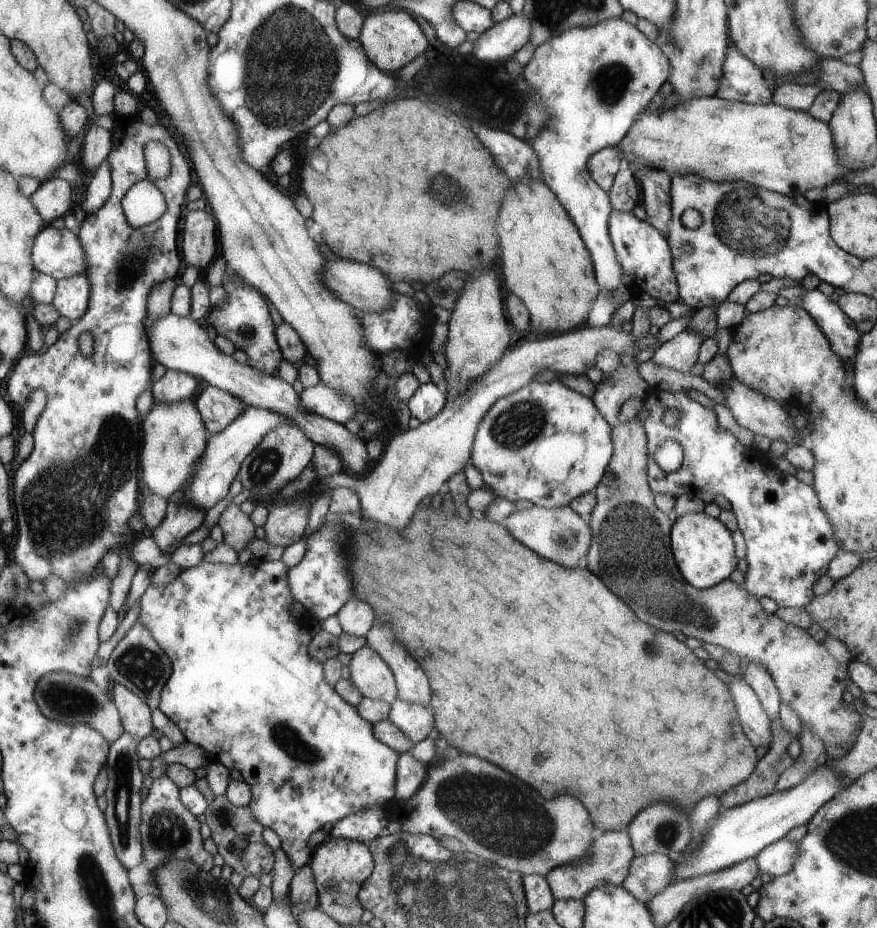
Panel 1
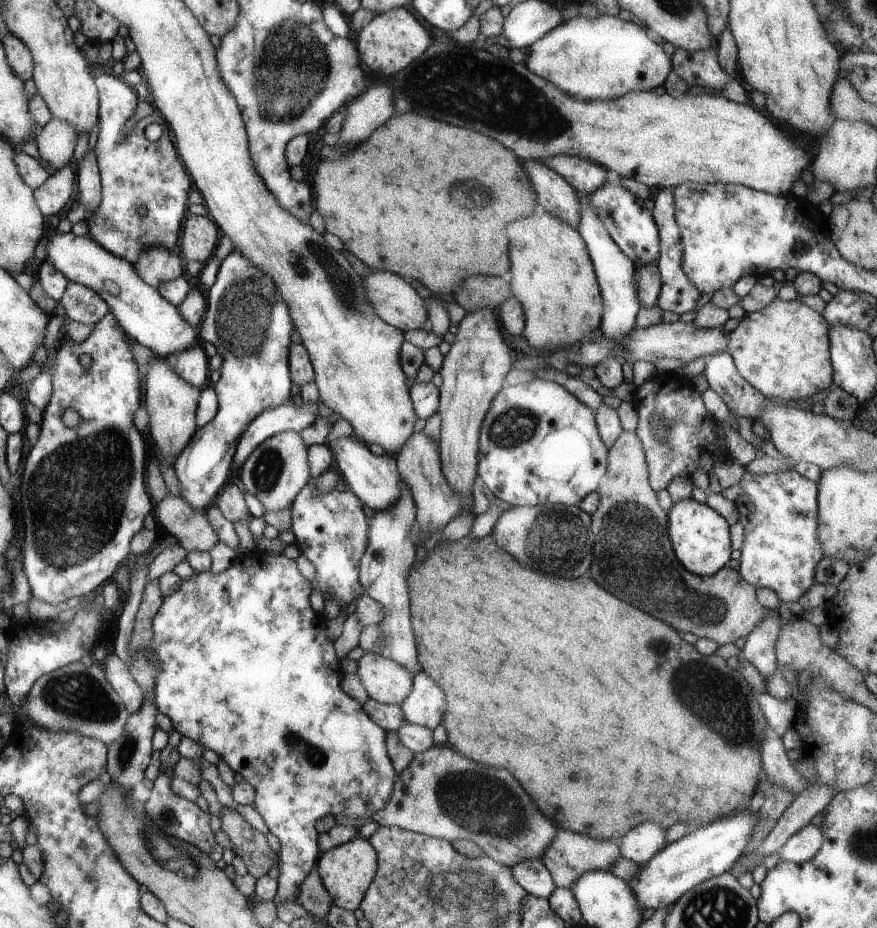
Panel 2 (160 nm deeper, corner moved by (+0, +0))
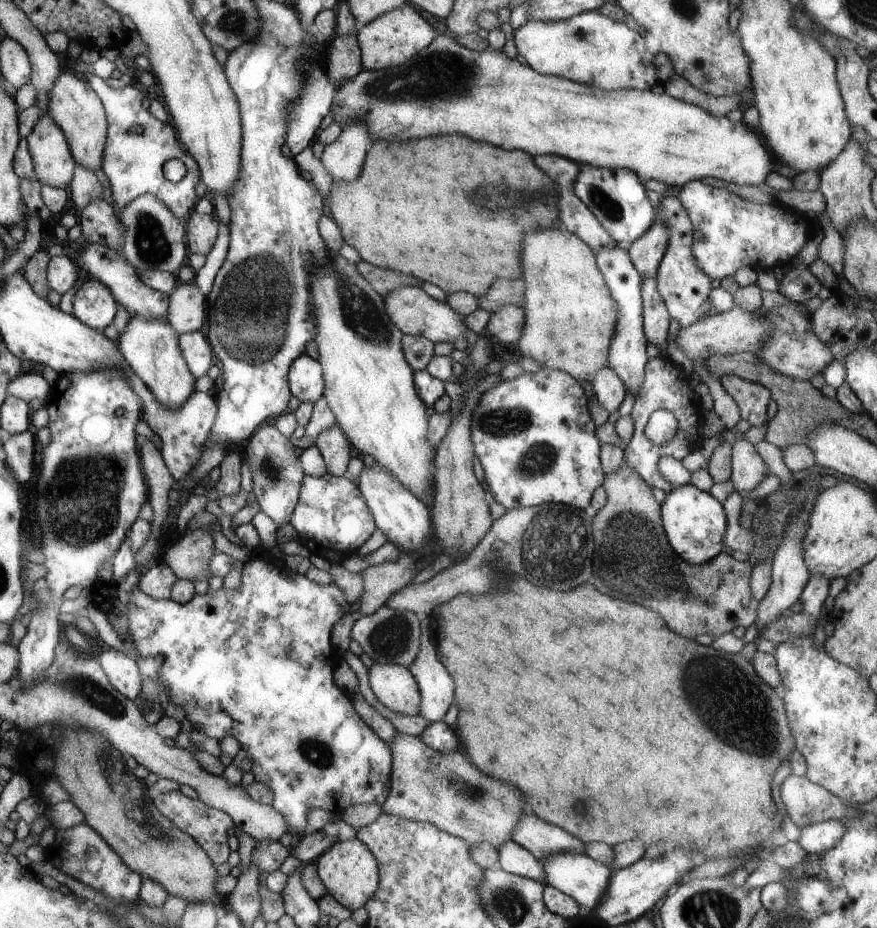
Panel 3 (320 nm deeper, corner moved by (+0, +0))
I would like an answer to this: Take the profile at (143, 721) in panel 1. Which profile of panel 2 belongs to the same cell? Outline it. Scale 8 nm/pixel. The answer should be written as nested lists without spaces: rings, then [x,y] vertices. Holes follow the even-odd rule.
[[[112,653],[98,663],[102,665],[108,682],[126,705],[129,714],[140,710],[145,700],[145,693],[121,657]]]

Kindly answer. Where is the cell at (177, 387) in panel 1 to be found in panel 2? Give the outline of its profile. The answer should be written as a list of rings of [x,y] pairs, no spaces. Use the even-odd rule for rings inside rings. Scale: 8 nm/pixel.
[[[196,343],[190,348],[174,351],[167,356],[169,363],[177,370],[177,373],[189,381],[191,385],[205,388],[209,385],[209,357],[203,344]]]

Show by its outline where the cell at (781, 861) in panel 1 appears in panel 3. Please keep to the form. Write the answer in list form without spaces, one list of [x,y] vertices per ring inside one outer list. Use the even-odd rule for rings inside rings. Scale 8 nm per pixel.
[[[830,819],[801,829],[798,841],[809,854],[820,854],[834,848],[844,836],[846,825],[844,820]]]

